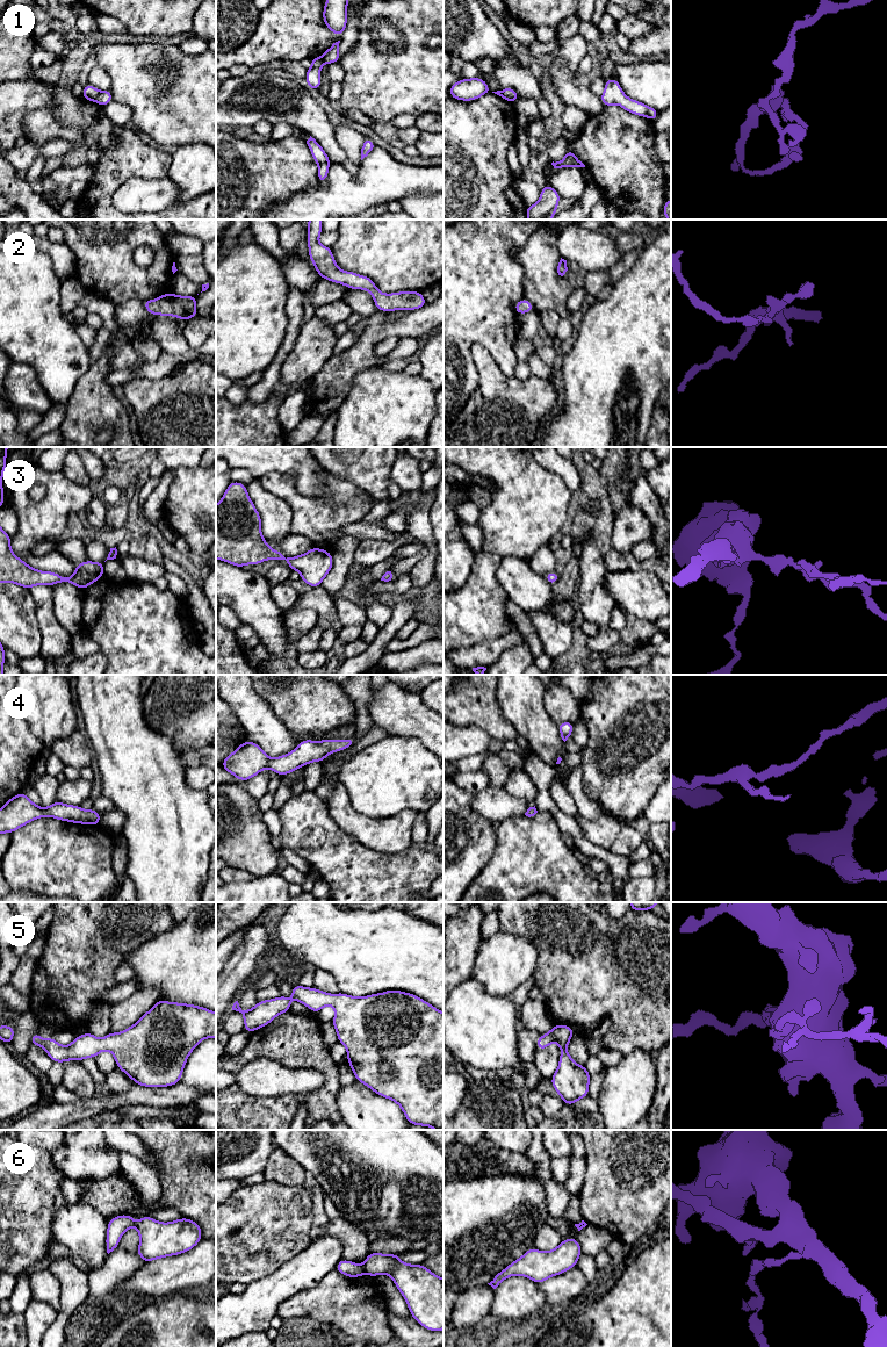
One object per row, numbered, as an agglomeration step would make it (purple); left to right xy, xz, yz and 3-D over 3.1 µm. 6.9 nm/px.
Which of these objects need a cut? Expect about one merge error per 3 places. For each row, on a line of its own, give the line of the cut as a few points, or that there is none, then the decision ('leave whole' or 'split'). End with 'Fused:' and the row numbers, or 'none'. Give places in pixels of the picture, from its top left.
1: cut in yz along (500, 91), (504, 96), (513, 102); split
2: no cut; leave whole
3: no cut; leave whole
4: no cut; leave whole
5: no cut; leave whole
6: cut in xz along (363, 1266), (366, 1272); split
Fused: 1, 6

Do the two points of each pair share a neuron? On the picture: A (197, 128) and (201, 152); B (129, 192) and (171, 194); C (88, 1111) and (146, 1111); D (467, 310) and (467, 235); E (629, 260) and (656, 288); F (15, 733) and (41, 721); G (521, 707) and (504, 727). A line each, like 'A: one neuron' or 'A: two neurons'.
A: two neurons
B: one neuron
C: two neurons
D: one neuron
E: two neurons
F: two neurons
G: two neurons

